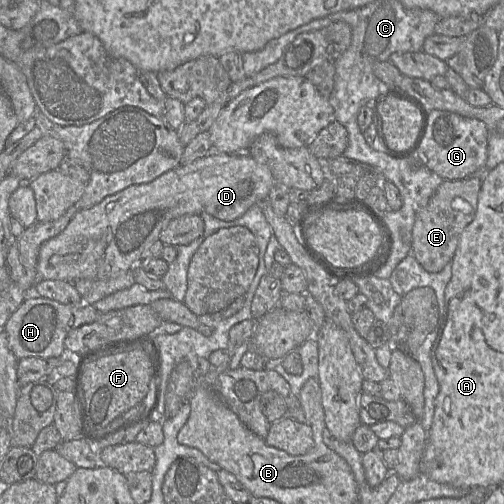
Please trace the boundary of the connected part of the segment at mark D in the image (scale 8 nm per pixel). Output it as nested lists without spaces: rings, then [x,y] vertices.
[[[209,153],[205,157],[199,158],[192,163],[187,165],[180,164],[178,167],[169,170],[156,178],[155,180],[144,183],[131,185],[115,194],[105,197],[100,203],[95,206],[78,211],[67,227],[55,237],[44,242],[38,252],[38,262],[37,262],[37,272],[39,279],[48,279],[48,280],[62,280],[67,282],[74,282],[79,279],[100,279],[110,276],[113,272],[126,271],[134,269],[135,266],[142,260],[142,254],[157,240],[159,240],[161,232],[167,227],[169,222],[175,218],[178,218],[182,215],[200,215],[201,213],[210,214],[218,219],[223,221],[234,221],[242,217],[247,210],[253,206],[258,205],[261,201],[268,199],[268,195],[271,189],[277,184],[275,178],[269,171],[269,169],[259,164],[247,153],[239,154],[223,154],[223,153]]]

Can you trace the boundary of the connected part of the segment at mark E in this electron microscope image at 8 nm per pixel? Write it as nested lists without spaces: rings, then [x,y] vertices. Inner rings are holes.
[[[476,176],[463,179],[444,179],[428,204],[420,209],[412,231],[411,253],[430,273],[440,272],[452,261],[464,229],[475,217],[482,181]]]

